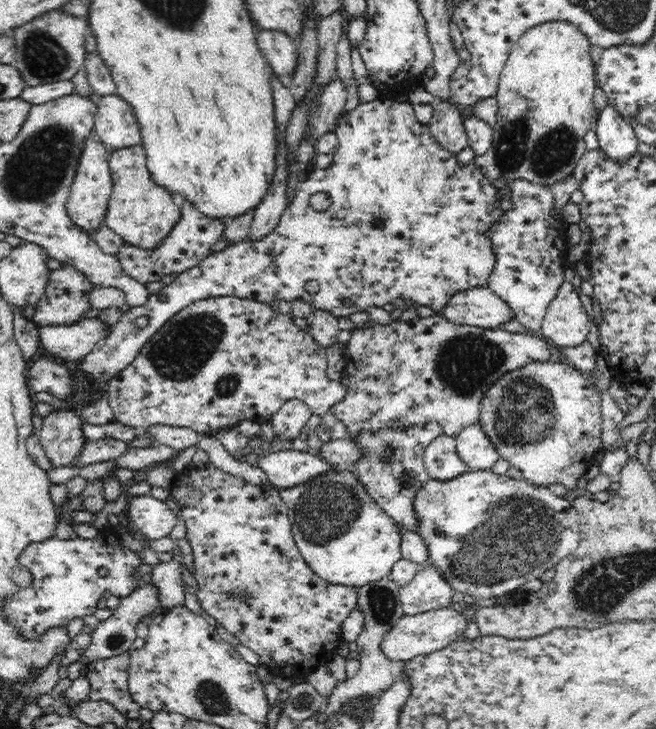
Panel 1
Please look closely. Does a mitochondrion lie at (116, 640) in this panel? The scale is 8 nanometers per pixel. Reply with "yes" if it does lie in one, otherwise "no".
yes

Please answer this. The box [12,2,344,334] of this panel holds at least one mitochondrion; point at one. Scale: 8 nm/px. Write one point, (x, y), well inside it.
(44, 57)

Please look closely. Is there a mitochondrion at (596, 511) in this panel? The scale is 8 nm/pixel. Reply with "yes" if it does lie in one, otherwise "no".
no

